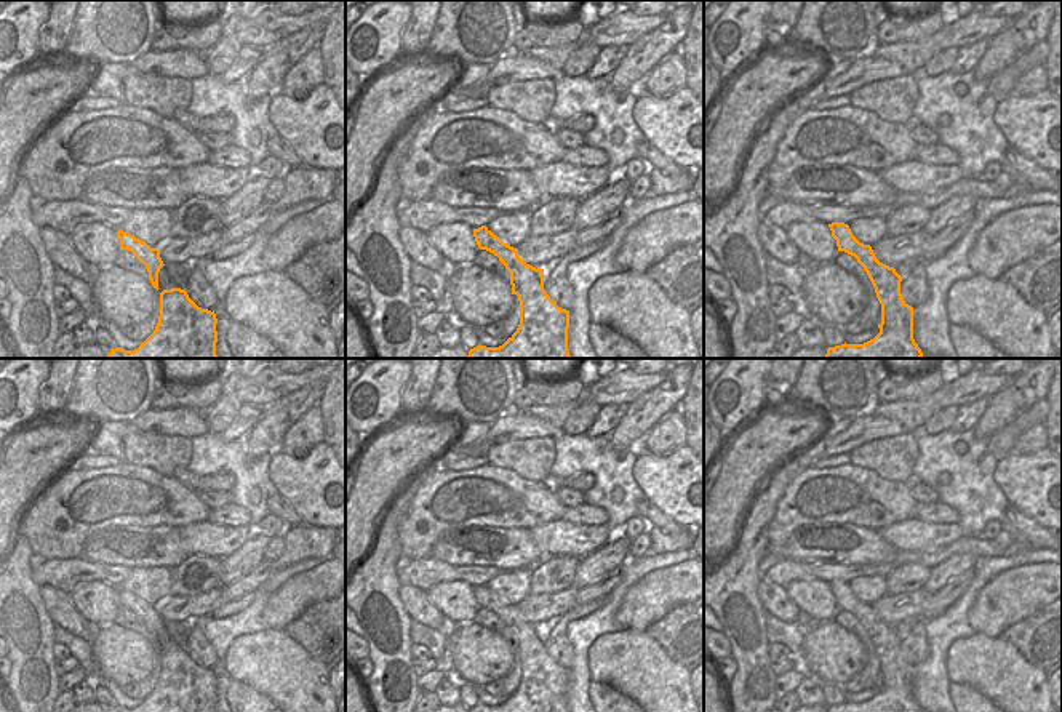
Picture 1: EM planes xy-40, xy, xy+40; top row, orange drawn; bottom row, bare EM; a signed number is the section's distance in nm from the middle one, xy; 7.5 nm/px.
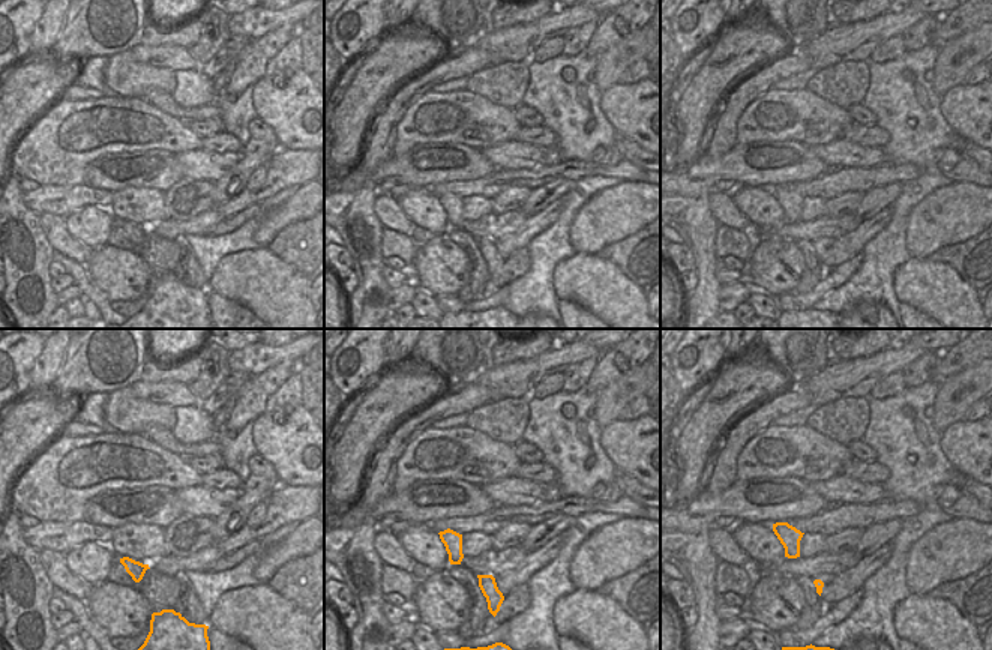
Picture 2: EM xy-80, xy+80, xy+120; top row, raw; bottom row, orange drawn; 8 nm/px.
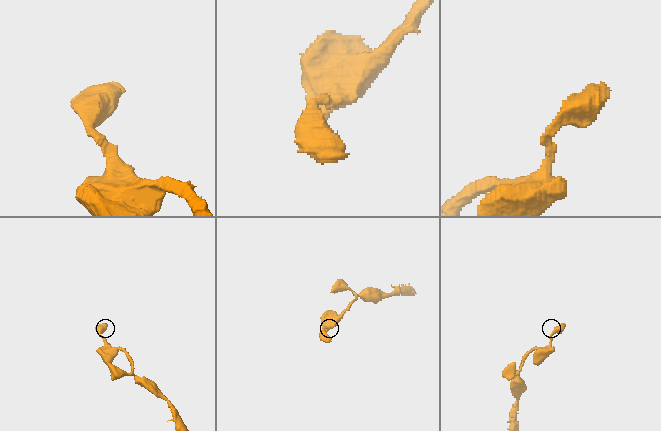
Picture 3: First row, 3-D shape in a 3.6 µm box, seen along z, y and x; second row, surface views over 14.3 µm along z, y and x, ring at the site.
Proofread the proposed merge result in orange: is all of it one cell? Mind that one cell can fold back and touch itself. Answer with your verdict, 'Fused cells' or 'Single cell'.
Single cell

